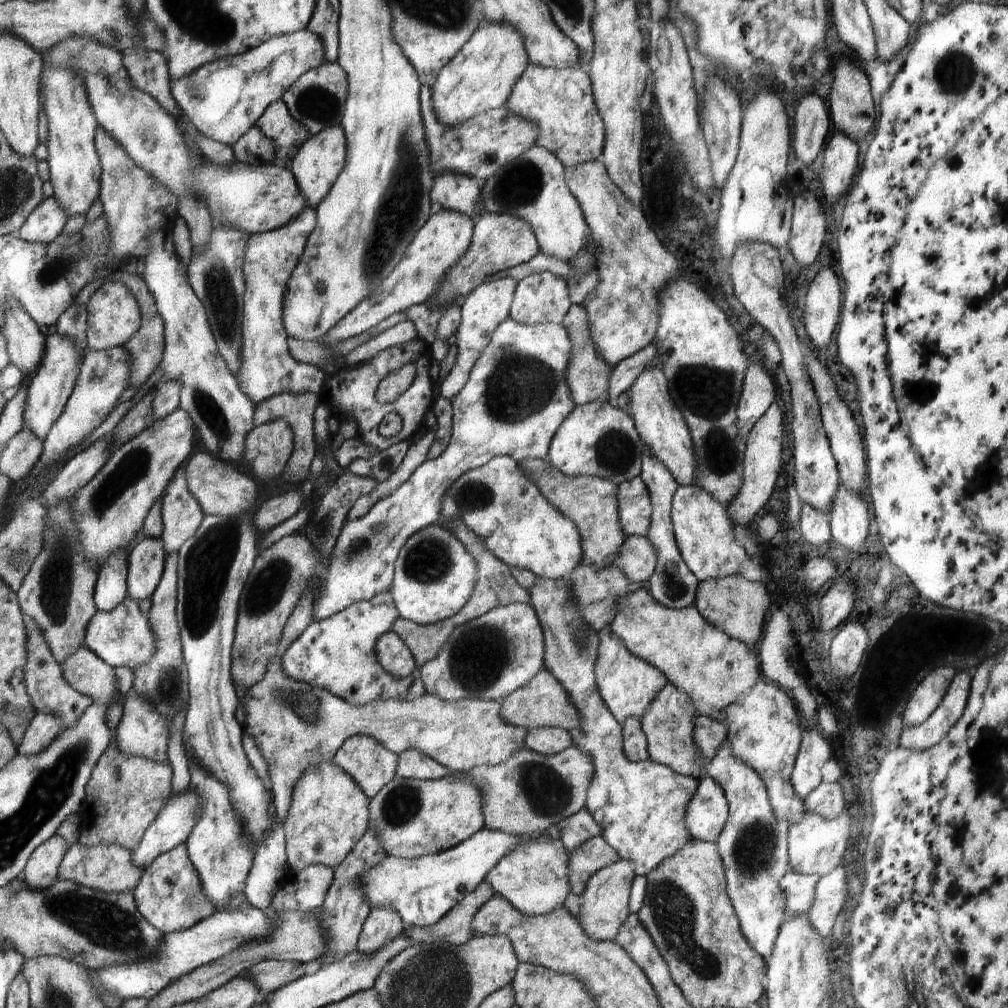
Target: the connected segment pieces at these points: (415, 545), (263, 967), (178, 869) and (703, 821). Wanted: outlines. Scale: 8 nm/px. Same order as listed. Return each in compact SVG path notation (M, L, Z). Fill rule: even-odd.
M437 523L412 534L399 551L390 590L400 617L427 625L456 616L475 592L478 581L479 567L471 552Z
M274 959L258 962L247 972L248 976L260 986L263 995L270 994L304 976L302 963Z
M187 843L172 852L165 852L148 867L135 895L144 916L166 934L190 930L220 912L206 894L202 876L191 859Z
M710 776L699 781L699 788L688 802L684 822L691 838L718 843L730 818L730 803L719 782Z

